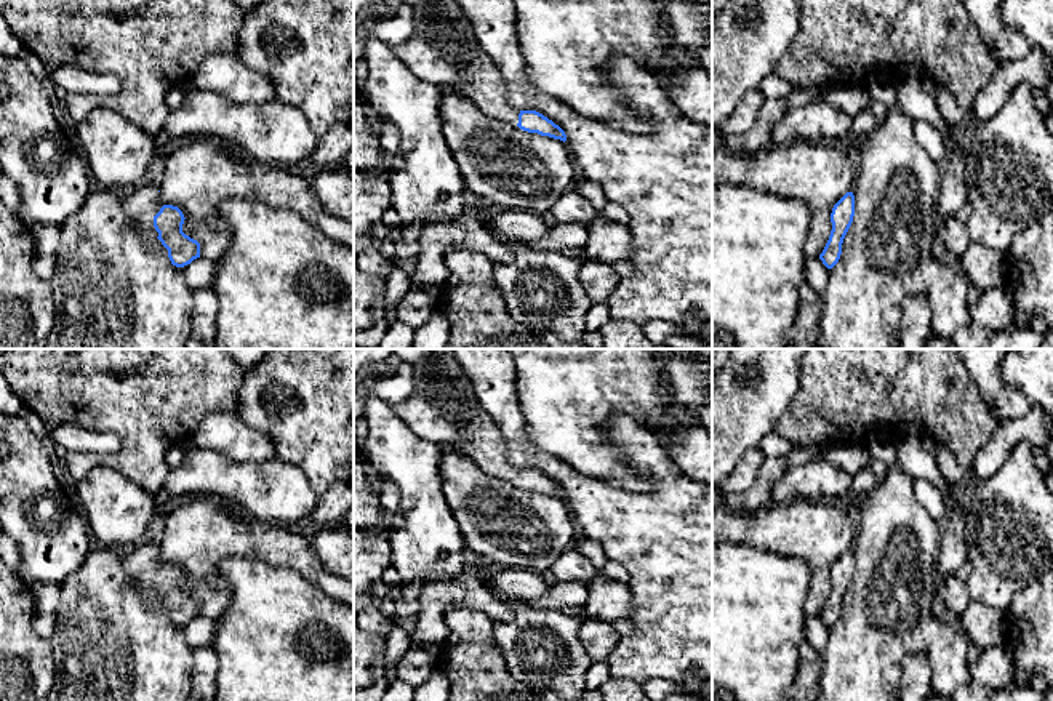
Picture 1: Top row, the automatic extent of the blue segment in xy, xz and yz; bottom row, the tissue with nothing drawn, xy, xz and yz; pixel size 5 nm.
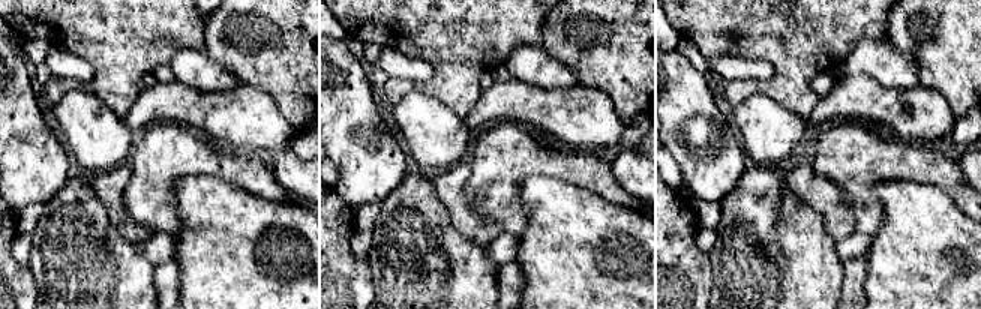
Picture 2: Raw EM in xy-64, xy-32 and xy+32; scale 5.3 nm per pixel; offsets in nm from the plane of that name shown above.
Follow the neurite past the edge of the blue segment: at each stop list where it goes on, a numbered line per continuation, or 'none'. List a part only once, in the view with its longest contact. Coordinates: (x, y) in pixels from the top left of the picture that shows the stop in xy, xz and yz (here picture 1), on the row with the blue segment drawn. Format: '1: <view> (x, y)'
1: xy (141, 204)

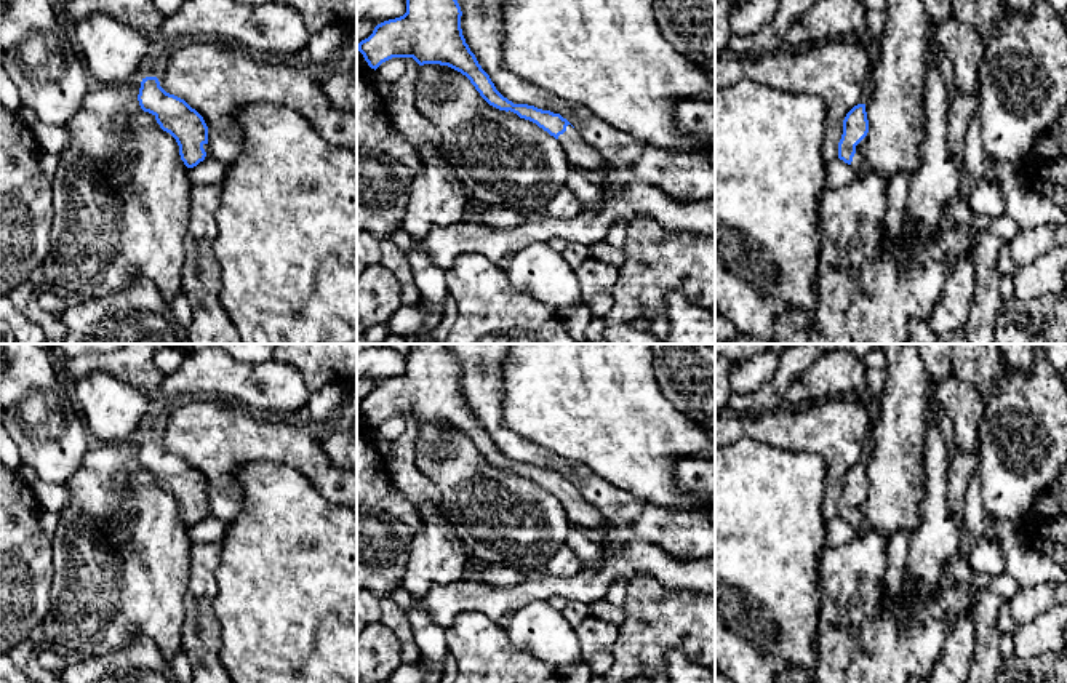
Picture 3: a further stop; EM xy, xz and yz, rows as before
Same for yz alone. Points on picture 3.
1: yz (858, 163)

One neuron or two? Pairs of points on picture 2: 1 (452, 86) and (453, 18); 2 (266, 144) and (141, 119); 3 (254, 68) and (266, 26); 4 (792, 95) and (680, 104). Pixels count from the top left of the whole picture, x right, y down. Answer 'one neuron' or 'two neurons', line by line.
1: one neuron
2: one neuron
3: one neuron
4: two neurons

